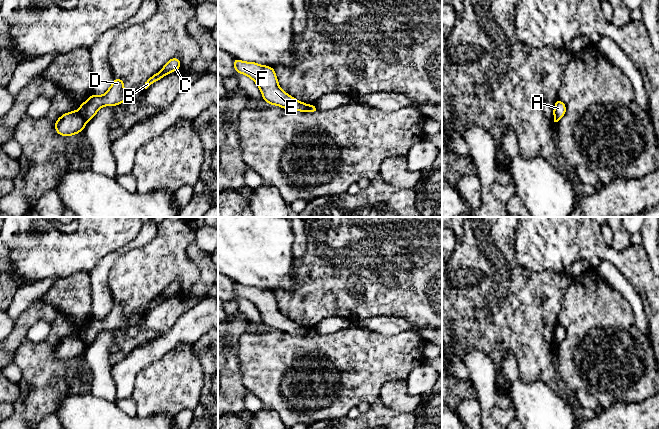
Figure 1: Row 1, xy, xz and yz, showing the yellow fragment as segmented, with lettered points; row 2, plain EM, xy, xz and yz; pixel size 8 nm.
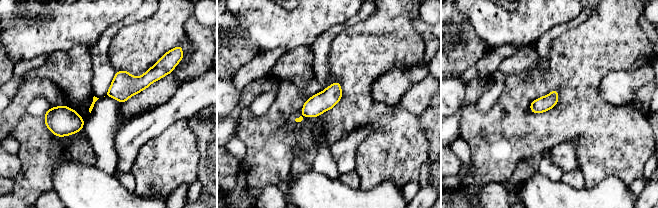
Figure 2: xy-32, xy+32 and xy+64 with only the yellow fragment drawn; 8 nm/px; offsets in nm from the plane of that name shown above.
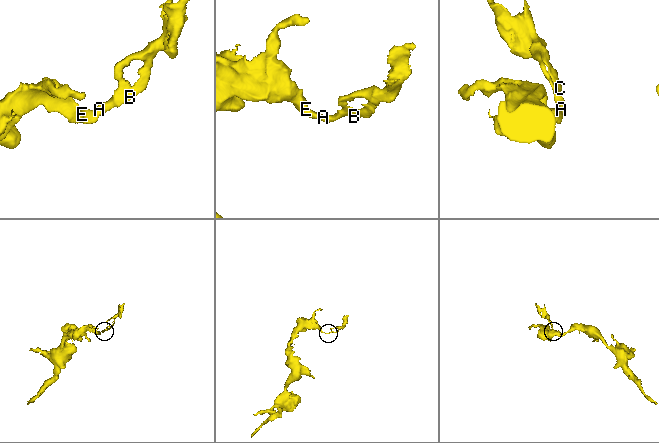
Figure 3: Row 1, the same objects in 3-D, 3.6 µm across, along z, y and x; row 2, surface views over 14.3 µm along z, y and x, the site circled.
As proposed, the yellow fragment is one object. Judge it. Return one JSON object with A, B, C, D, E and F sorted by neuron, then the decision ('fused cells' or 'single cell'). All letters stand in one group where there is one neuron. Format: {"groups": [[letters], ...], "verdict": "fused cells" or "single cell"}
{"groups": [["A", "B", "C", "D"], ["E", "F"]], "verdict": "fused cells"}

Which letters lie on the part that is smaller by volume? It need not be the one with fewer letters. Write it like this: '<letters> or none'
A, B, C, D

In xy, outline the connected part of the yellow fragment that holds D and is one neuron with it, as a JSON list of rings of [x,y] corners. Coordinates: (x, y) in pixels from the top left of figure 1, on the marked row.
[[[114,79],[112,85],[104,95],[91,95],[88,100],[81,104],[78,113],[85,119],[91,120],[97,111],[103,106],[116,106],[125,102],[128,93],[124,90],[122,79]]]

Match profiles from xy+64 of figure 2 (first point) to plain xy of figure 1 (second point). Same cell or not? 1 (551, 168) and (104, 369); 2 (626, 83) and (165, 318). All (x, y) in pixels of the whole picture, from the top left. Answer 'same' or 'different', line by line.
1: same
2: same

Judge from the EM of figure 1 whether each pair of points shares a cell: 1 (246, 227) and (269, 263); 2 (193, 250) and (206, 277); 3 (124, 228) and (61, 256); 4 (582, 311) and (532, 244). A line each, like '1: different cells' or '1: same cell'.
1: same cell
2: same cell
3: same cell
4: different cells

